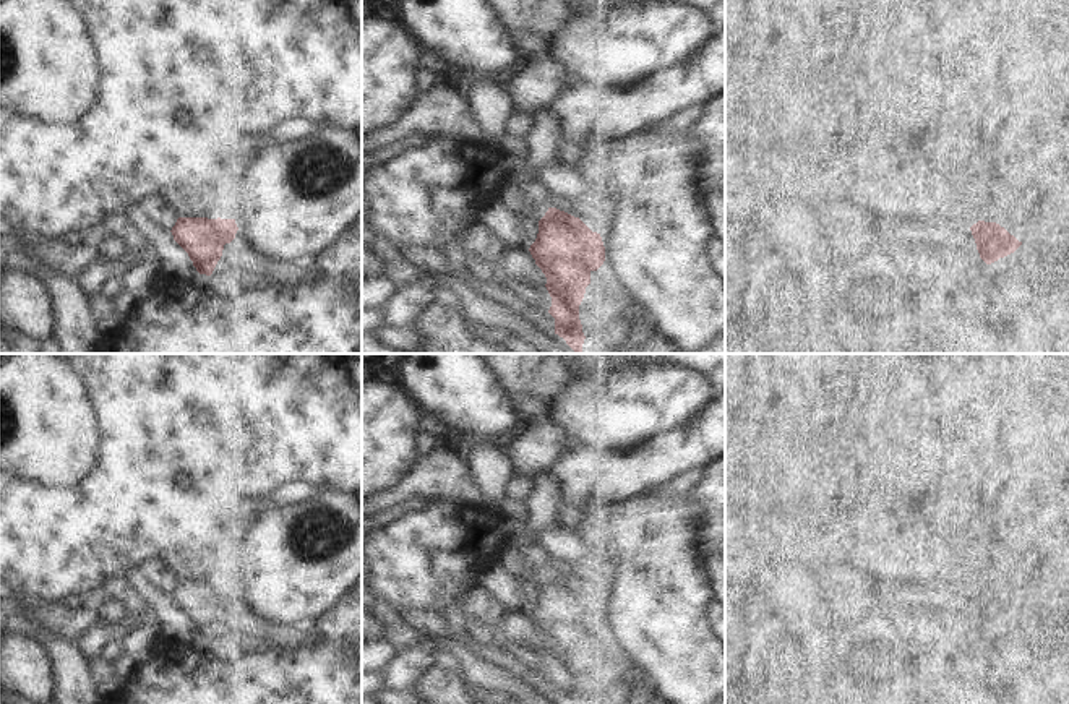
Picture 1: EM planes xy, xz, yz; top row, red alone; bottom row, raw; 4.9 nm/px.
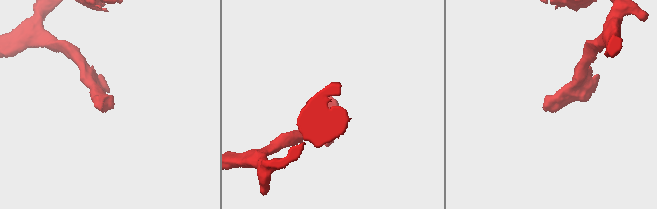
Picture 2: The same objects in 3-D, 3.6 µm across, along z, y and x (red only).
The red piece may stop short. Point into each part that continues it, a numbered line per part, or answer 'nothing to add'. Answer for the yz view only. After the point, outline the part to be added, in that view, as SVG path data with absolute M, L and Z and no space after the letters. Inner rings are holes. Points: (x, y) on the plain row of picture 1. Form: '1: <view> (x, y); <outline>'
1: yz (951, 620); M946 589L928 600L913 620L933 642L933 659L946 652L949 659L970 652L986 633L968 590Z

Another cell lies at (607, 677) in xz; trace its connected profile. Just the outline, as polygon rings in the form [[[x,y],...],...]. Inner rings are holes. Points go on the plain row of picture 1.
[[[607,625],[597,634],[590,634],[579,683],[584,704],[642,704],[657,696],[650,673],[625,655]]]

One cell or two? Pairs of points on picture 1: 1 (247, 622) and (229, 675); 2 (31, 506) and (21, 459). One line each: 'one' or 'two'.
1: two
2: two

